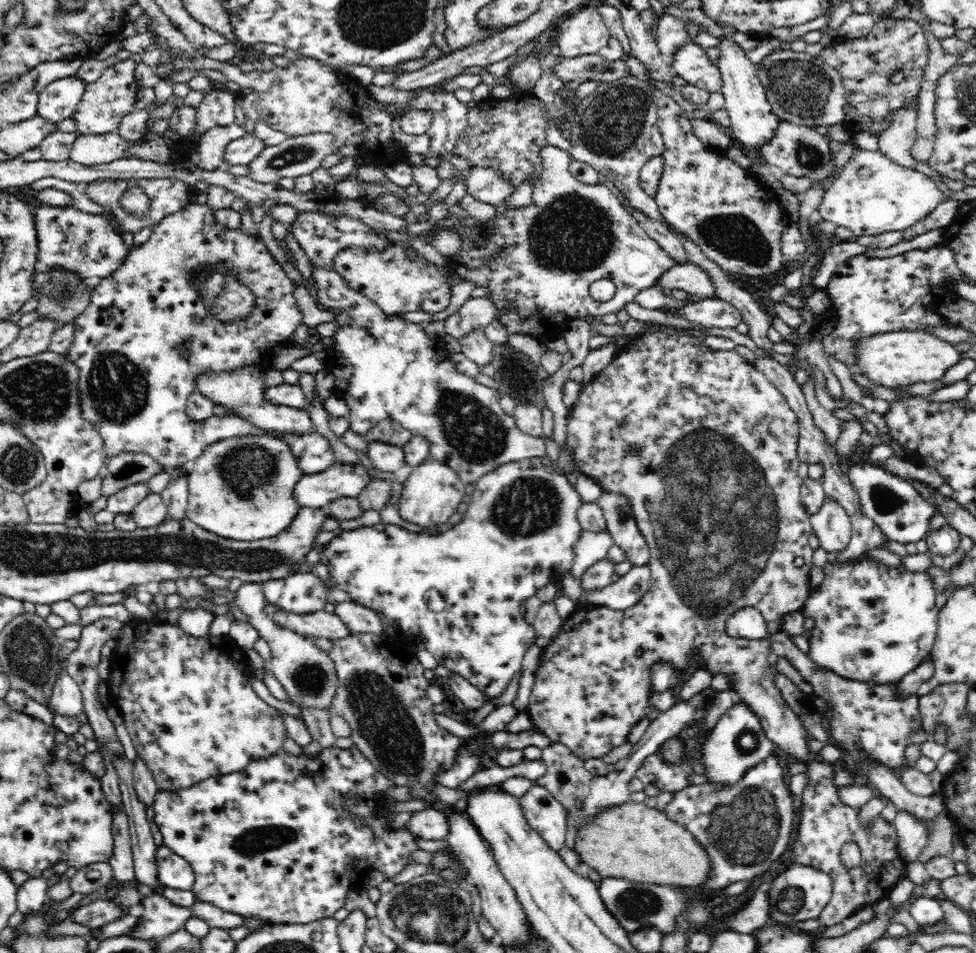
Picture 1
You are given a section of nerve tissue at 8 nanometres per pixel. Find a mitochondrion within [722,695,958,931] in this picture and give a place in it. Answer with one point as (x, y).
(791, 900)

